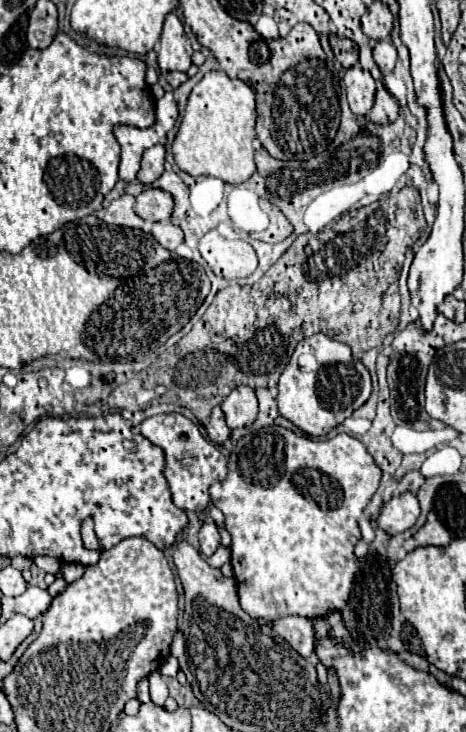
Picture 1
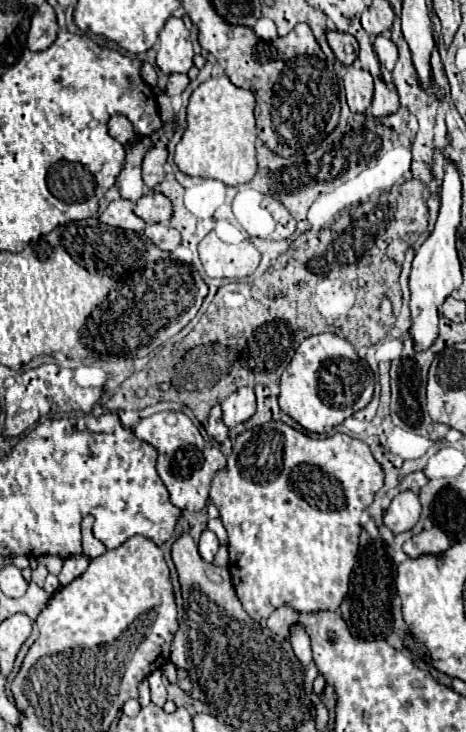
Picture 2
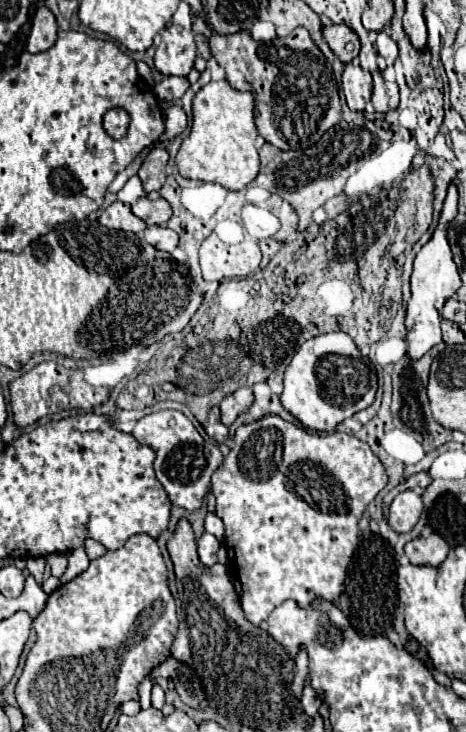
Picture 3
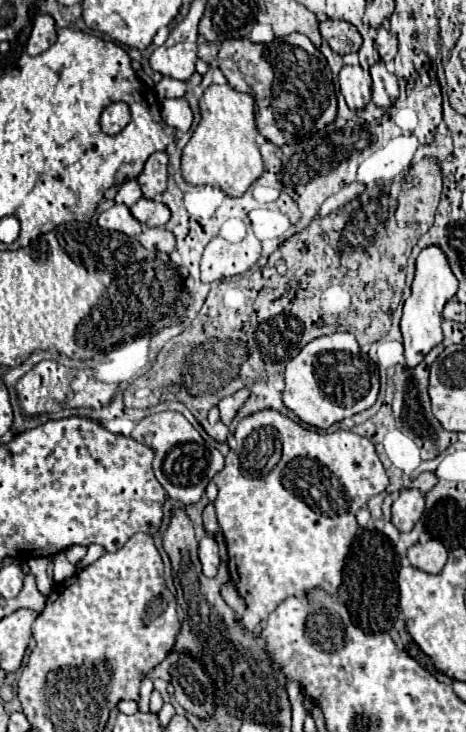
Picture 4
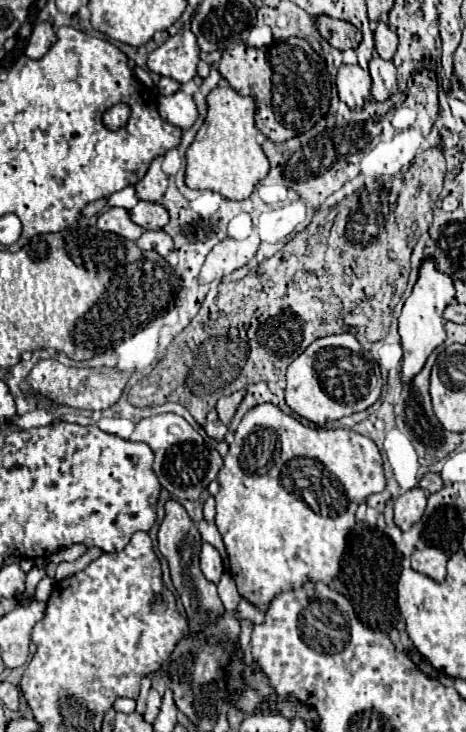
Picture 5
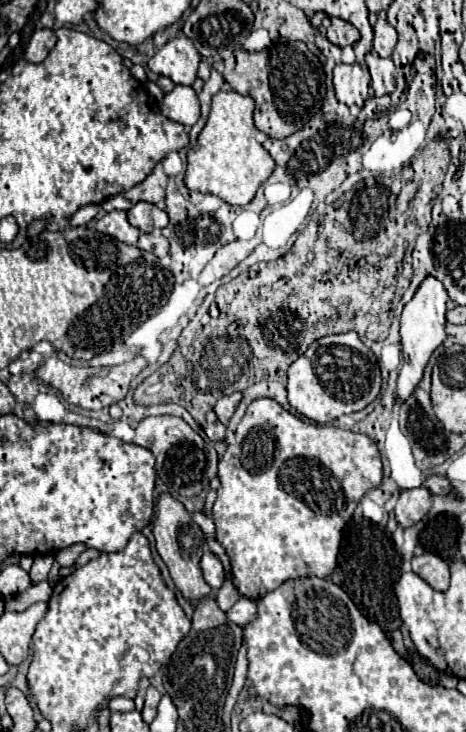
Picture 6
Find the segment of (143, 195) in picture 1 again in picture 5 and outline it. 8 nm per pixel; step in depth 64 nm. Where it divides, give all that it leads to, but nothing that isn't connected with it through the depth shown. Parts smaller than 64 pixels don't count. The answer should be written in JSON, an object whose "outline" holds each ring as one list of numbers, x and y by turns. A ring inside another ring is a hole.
{"outline":[[140,200,130,210,130,218,134,224,142,226,144,230,160,230,168,224,166,208,160,204,154,204,154,202,144,202,144,200]]}

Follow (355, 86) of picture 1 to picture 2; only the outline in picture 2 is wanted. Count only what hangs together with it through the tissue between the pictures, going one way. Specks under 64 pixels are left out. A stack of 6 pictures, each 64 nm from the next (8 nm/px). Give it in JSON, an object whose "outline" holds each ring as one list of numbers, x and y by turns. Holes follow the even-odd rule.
{"outline":[[350,64,346,68,344,76,344,88,346,88,346,98,348,106,352,112,366,112,366,108,372,102,372,92,374,92,374,82,370,72,362,70,360,64]]}

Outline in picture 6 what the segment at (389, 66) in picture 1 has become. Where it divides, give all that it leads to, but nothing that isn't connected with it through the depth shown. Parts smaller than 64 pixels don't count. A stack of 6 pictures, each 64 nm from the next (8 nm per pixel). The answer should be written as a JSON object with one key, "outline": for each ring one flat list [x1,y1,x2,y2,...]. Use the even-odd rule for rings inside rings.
{"outline":[[380,14,378,20,376,20,376,24,374,24,374,50,376,50,382,58,386,58,386,56,392,54,394,46,396,46,396,30,394,30,394,26,386,20,386,16]]}

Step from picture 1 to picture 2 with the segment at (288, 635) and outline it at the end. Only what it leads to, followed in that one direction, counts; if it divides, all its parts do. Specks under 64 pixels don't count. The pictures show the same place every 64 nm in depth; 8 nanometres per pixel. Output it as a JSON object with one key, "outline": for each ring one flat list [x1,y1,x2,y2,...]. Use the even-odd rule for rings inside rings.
{"outline":[[294,628,290,634,290,644,292,644,294,654,300,660,302,668,308,670,308,664,312,662,312,650,310,650,310,638,306,636,306,632,302,632,300,628]]}

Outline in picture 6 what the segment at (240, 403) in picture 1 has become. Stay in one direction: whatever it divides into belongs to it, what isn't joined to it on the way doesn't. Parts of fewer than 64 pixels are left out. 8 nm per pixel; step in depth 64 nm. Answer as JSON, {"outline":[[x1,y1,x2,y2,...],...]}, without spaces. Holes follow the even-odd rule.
{"outline":[[234,392,234,394,230,394,230,396,220,398,220,400,214,404,214,412,216,412,216,416,218,416,218,420,220,420,222,424,228,424,228,420,232,418,232,414,234,414,240,398,242,398,242,394,240,394,240,392]]}

